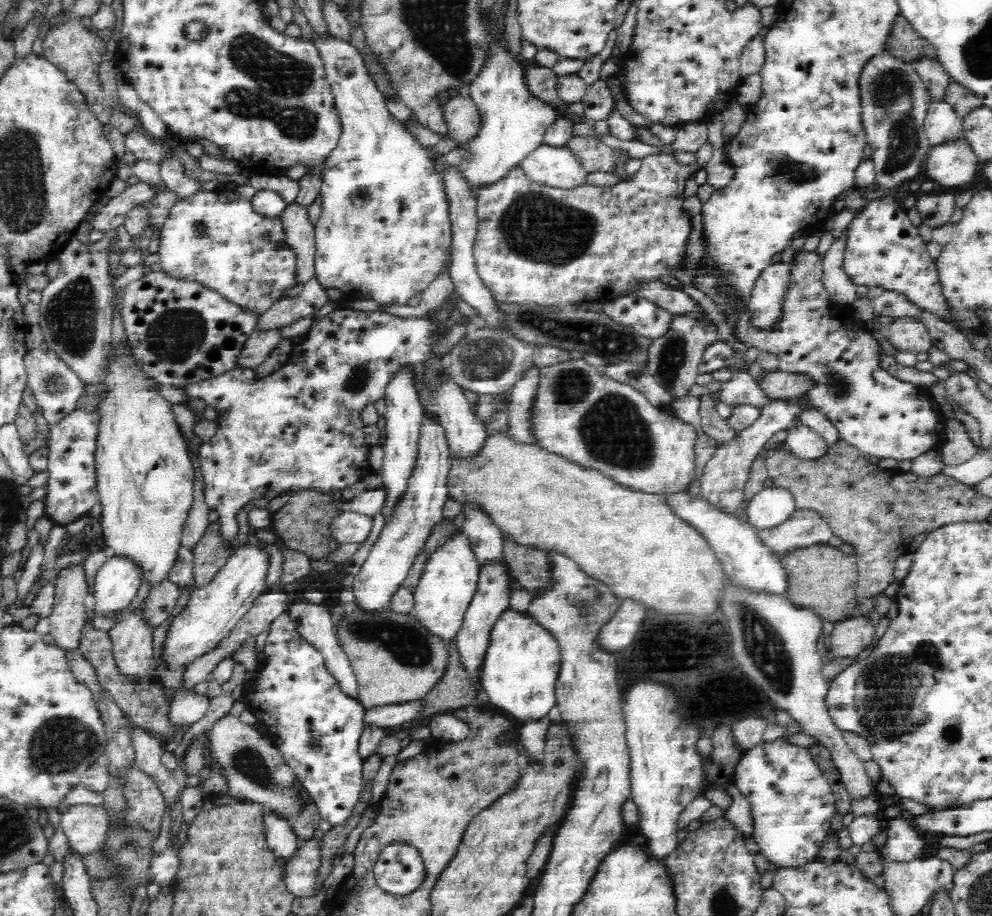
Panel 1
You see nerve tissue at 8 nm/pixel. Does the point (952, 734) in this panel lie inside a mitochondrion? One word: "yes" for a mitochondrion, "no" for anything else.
yes

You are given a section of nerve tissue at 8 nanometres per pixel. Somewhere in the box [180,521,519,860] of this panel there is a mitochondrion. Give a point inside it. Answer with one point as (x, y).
(405, 641)

